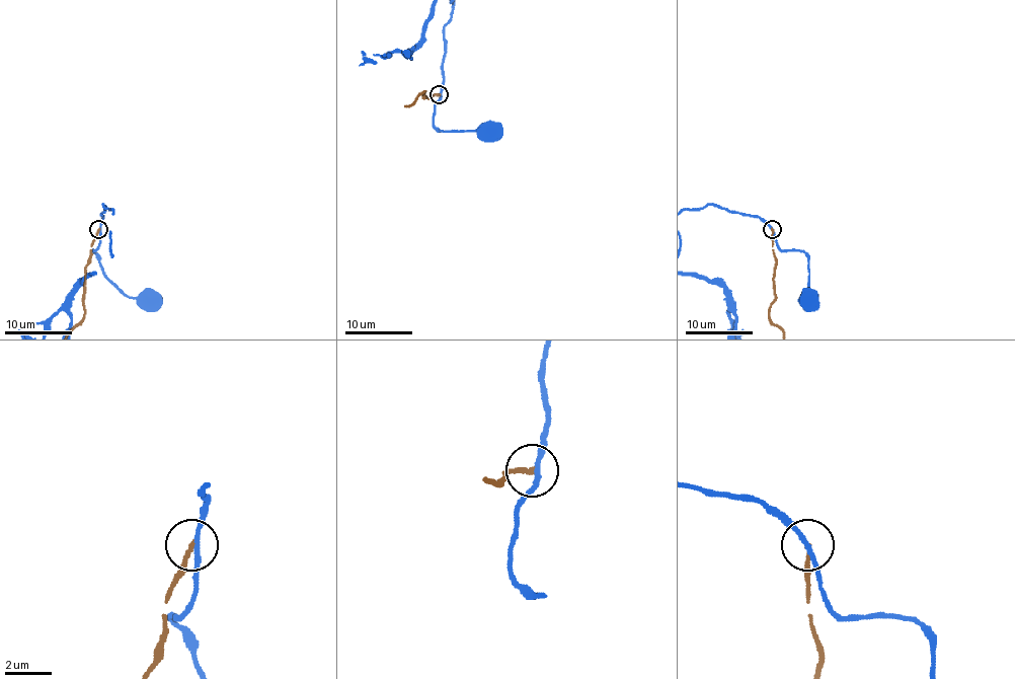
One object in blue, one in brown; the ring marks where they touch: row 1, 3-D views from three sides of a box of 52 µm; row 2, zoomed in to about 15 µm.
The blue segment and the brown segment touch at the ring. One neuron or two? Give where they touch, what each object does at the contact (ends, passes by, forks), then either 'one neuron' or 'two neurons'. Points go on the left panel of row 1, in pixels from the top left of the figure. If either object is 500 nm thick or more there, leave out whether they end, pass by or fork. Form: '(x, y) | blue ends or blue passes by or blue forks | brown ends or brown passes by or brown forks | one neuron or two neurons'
(98, 229) | blue passes by | brown ends | two neurons

